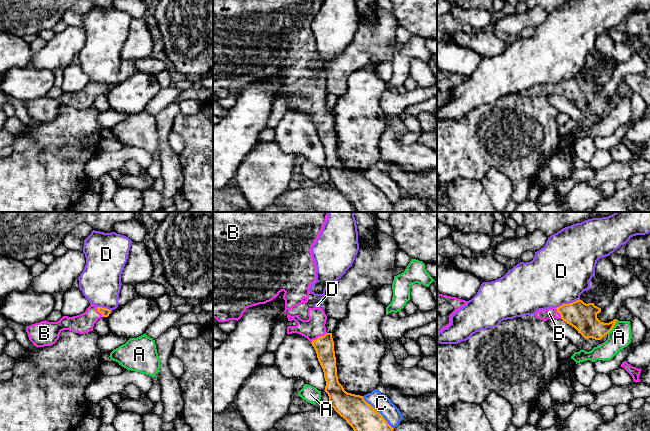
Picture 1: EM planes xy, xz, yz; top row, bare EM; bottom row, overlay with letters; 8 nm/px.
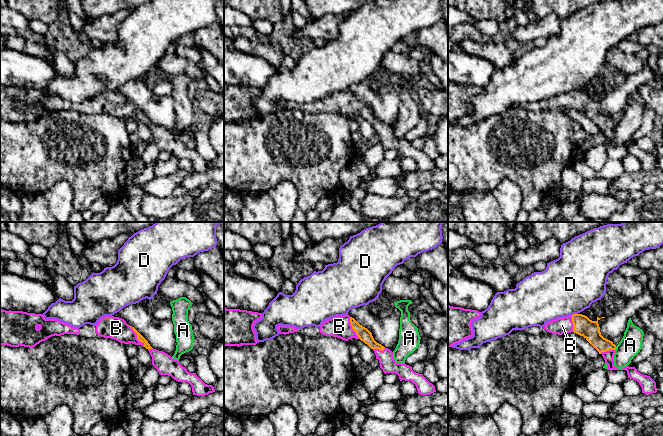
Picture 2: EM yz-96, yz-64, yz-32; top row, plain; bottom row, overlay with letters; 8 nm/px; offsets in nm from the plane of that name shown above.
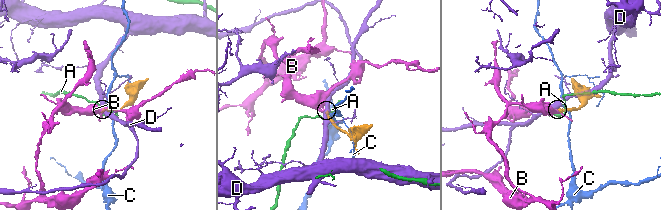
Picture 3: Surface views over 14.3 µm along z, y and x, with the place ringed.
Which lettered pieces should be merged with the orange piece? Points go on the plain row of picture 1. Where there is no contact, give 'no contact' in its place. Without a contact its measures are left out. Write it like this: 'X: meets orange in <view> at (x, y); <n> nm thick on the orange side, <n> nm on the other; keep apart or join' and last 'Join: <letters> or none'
A: meets orange in yz at (613, 102); 220 nm thick on the orange side, 180 nm on the other; keep apart
B: meets orange in xz at (318, 113); 160 nm thick on the orange side, 170 nm on the other; join
C: meets orange in xz at (378, 188); 280 nm thick on the orange side, 150 nm on the other; keep apart
D: meets orange in yz at (567, 80); 220 nm thick on the orange side, 480 nm on the other; keep apart
Join: B

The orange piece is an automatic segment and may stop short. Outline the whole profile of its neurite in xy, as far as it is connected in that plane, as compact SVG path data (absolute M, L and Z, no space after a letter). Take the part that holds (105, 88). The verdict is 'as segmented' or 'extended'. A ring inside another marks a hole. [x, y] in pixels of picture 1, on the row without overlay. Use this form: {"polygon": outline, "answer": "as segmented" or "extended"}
{"polygon": "M90 81L84 89L77 92L63 92L57 98L45 96L26 102L26 108L34 122L51 122L57 118L63 106L79 110L88 109L93 106L94 100L98 95L108 93L110 89L111 86L107 84Z", "answer": "extended"}

